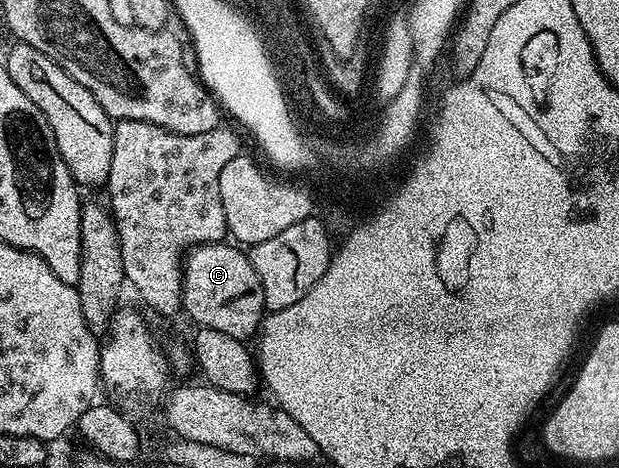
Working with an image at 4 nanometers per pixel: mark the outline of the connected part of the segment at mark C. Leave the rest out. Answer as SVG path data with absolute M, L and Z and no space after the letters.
M233 243L195 245L188 250L183 261L181 308L184 316L194 321L194 326L223 331L223 335L244 342L248 342L249 337L256 338L266 320L267 310L263 283L259 283L259 275L249 262L248 252Z

